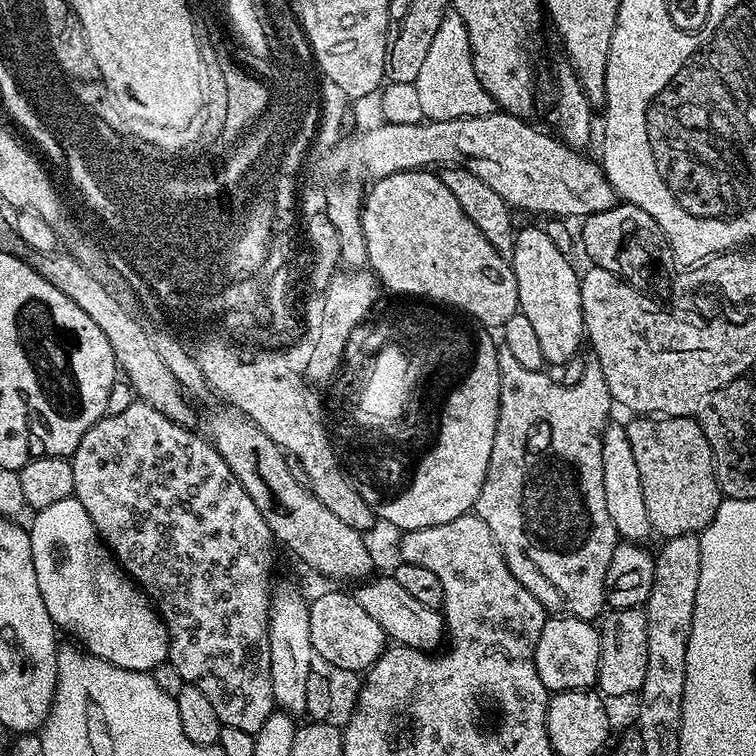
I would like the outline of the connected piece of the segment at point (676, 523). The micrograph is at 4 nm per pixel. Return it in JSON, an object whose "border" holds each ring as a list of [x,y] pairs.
{"border":[[[661,416],[633,421],[627,425],[630,450],[634,450],[634,463],[642,477],[642,494],[646,497],[653,533],[661,532],[661,537],[667,538],[703,532],[716,516],[722,497],[710,442],[706,442],[706,434],[702,434],[699,419]]]}

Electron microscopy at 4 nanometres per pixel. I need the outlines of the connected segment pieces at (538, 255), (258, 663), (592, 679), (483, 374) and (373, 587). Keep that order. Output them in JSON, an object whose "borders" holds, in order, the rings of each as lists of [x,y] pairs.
{"borders":[[[[521,227],[517,231],[516,245],[512,251],[510,263],[514,270],[514,278],[518,282],[519,311],[524,312],[526,318],[530,318],[530,323],[534,325],[538,342],[542,345],[544,359],[549,365],[561,364],[577,355],[581,351],[580,343],[583,345],[586,340],[580,276],[572,269],[572,262],[569,257],[562,254],[562,250],[558,250],[558,246],[554,246],[554,242],[550,242],[550,237],[544,233],[543,227]]],[[[137,402],[126,406],[122,414],[109,416],[105,414],[93,428],[86,430],[82,442],[78,442],[76,451],[70,459],[74,466],[74,490],[72,495],[82,506],[86,506],[86,514],[90,514],[90,522],[94,522],[96,532],[108,545],[117,564],[138,585],[141,592],[152,601],[160,614],[168,631],[168,660],[178,670],[185,684],[192,684],[214,706],[214,714],[218,714],[221,725],[238,726],[238,730],[255,733],[262,730],[266,718],[274,710],[272,687],[270,686],[270,642],[268,641],[268,608],[272,604],[274,579],[272,580],[272,546],[274,539],[270,526],[251,500],[250,494],[242,486],[242,482],[231,472],[230,466],[222,458],[222,454],[203,435],[195,436],[191,427],[176,424],[166,414],[154,410],[154,406]]],[[[563,614],[545,619],[534,654],[538,678],[549,693],[579,692],[595,685],[600,661],[600,633],[595,623]]],[[[491,331],[480,332],[480,364],[476,366],[476,372],[472,372],[472,380],[456,390],[456,396],[448,396],[450,403],[448,416],[444,416],[444,440],[440,440],[440,448],[424,460],[424,468],[420,468],[412,492],[386,510],[384,520],[392,522],[401,533],[426,526],[442,526],[475,509],[486,478],[490,450],[494,450],[494,430],[498,426],[500,409],[500,353],[497,337],[495,340],[492,336],[495,335]]],[[[384,574],[379,578],[381,580],[369,579],[357,587],[361,587],[360,589],[355,589],[354,595],[359,606],[378,622],[389,641],[405,648],[417,648],[423,652],[439,649],[446,640],[443,615],[437,609],[422,606],[418,598],[413,598],[403,586],[398,586],[395,575]]]]}

